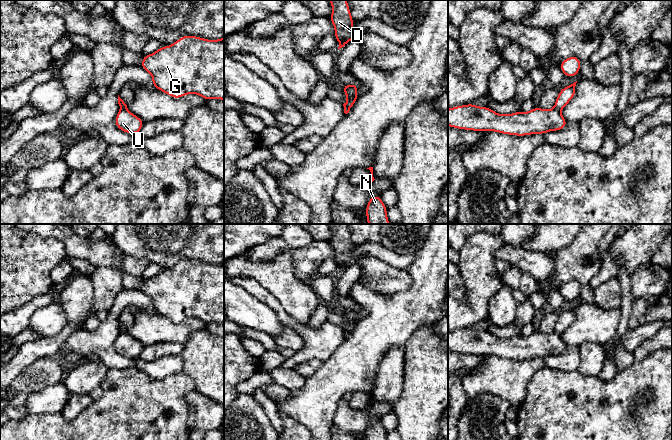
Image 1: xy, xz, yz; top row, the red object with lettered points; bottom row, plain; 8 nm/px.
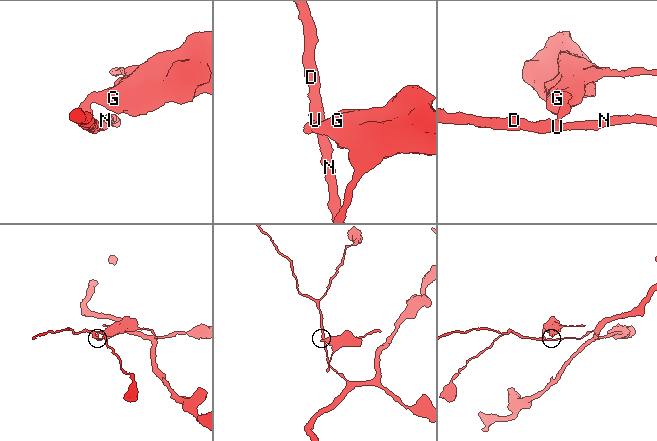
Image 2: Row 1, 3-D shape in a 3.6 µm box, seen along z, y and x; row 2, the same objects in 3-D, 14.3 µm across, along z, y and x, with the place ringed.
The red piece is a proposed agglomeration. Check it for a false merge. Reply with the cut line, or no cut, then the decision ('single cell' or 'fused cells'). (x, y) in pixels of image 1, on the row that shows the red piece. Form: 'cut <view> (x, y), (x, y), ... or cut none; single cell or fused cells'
cut xy (126, 107), (120, 109); fused cells

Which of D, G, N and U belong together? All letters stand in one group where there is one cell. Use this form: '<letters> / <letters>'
D N U / G

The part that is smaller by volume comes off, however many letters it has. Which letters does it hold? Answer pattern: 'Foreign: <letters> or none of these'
Foreign: G

